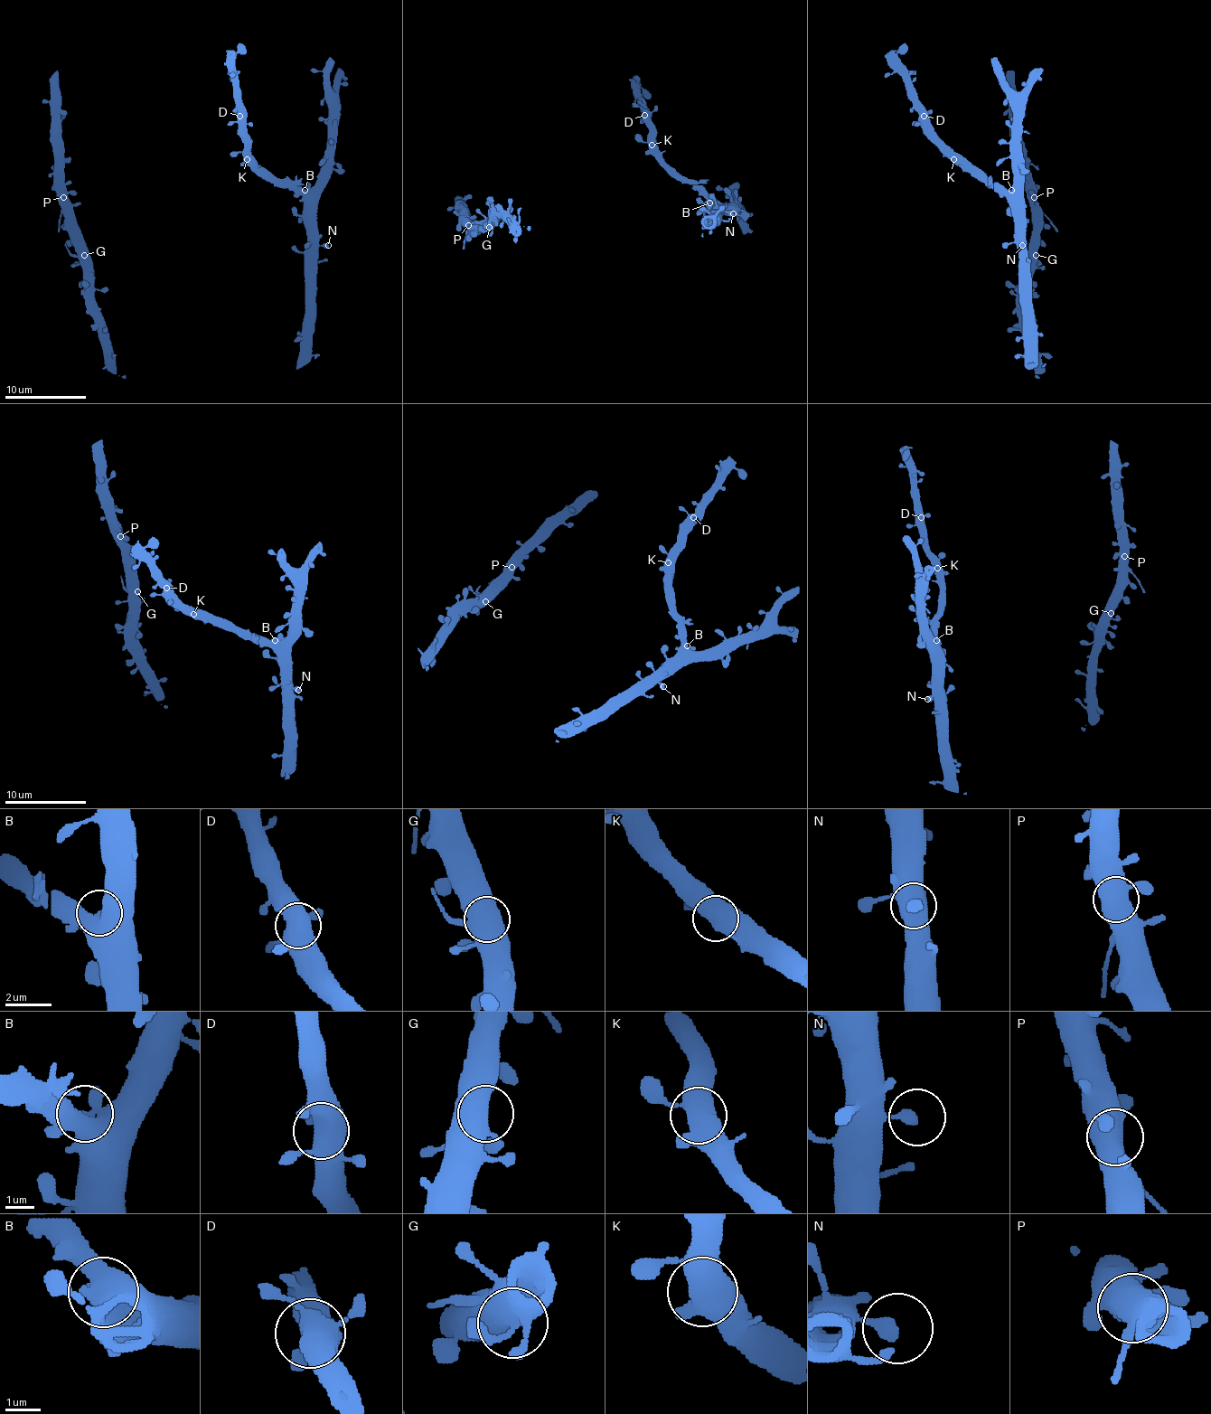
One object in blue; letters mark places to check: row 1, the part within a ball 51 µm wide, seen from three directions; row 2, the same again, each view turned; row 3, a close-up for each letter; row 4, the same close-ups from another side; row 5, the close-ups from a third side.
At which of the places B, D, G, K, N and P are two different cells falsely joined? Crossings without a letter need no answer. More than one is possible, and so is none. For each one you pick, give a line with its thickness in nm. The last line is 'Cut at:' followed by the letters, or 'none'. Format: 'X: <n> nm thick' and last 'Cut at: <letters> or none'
Cut at: none

